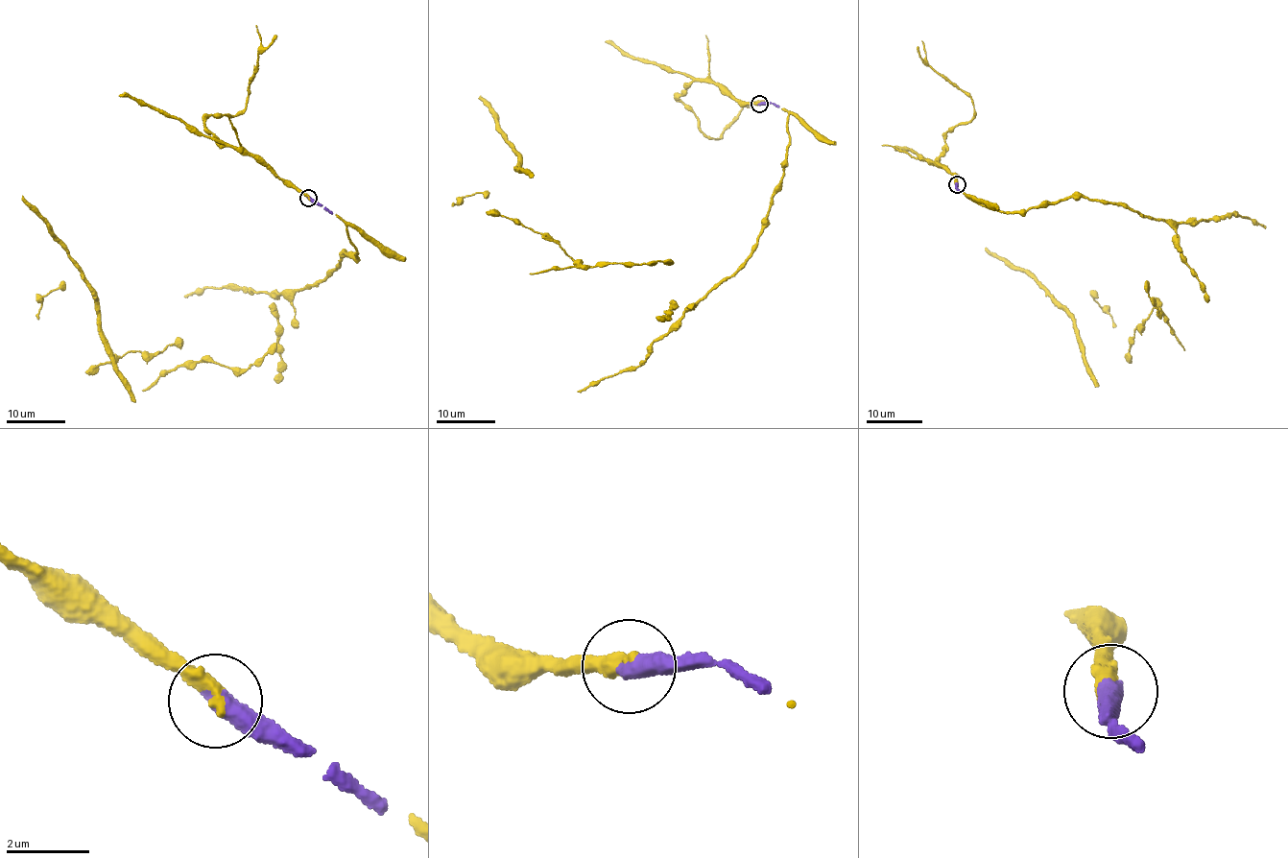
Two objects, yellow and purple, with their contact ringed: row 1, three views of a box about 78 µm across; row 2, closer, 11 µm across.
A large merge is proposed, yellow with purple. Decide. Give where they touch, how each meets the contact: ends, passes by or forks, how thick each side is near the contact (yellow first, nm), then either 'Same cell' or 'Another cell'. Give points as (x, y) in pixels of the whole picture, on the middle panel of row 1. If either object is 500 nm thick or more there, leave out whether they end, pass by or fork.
Place: (759, 104). Thickness 380 nm (yellow) against 500 nm. Same cell

